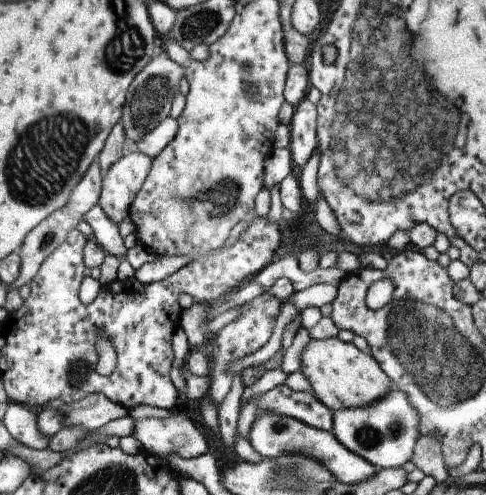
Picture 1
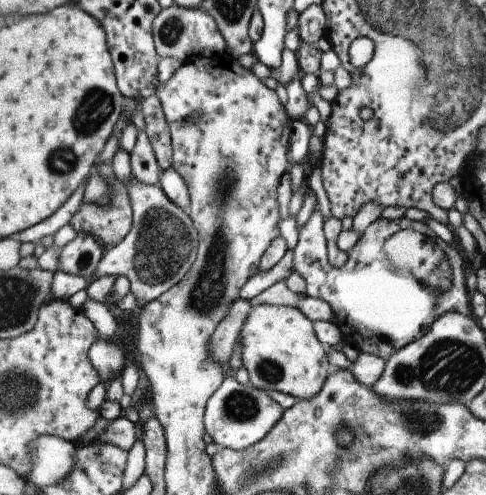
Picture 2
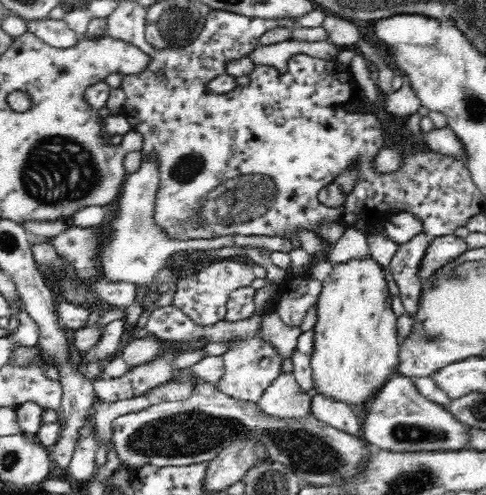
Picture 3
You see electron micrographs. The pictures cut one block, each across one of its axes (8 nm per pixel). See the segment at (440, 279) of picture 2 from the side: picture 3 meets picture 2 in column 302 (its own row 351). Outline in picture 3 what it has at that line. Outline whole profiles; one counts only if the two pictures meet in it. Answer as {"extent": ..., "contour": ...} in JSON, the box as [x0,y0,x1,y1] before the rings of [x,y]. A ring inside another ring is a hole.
{"extent":[146,306,282,402],"contour":[[[164,306],[154,310],[148,316],[148,324],[146,324],[146,332],[154,334],[170,344],[192,344],[192,346],[204,346],[210,342],[222,342],[222,340],[230,340],[232,346],[228,348],[228,352],[224,354],[224,376],[222,380],[216,384],[218,390],[222,394],[240,398],[240,400],[252,400],[258,402],[258,398],[264,394],[264,390],[282,374],[282,358],[280,354],[266,342],[260,338],[260,320],[262,316],[252,316],[248,320],[240,320],[240,322],[218,322],[214,326],[198,326],[188,314],[184,314],[182,310],[174,308],[174,306]]]}

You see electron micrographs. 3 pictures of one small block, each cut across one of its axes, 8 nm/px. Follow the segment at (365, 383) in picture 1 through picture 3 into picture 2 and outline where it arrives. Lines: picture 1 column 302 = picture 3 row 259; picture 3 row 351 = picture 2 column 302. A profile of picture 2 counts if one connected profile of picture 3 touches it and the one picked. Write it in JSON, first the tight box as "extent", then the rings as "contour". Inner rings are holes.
{"extent":[241,304,331,400],"contour":[[[261,304],[257,308],[251,308],[247,320],[241,328],[241,362],[245,370],[249,372],[249,384],[265,390],[265,392],[283,392],[291,394],[295,400],[309,400],[317,396],[317,392],[323,388],[327,376],[331,374],[331,366],[327,362],[327,348],[321,344],[319,338],[315,338],[313,322],[305,318],[305,314],[291,306],[267,306]]]}

